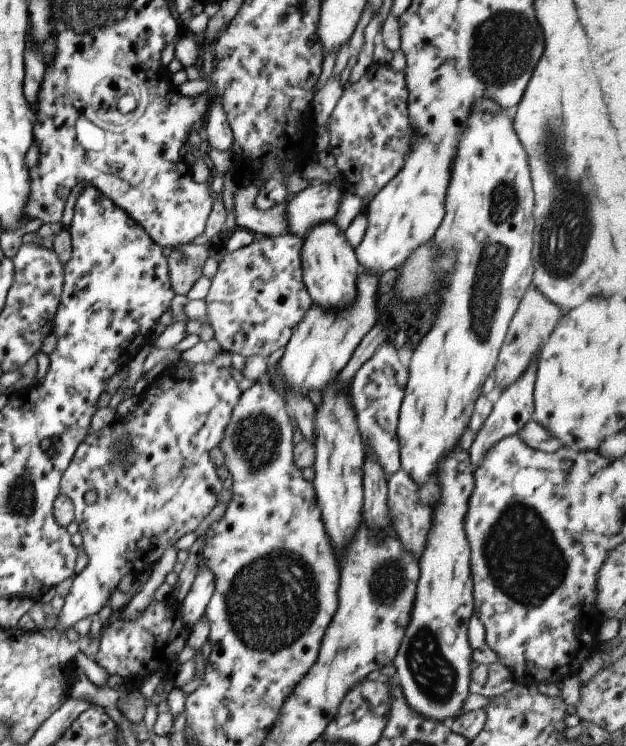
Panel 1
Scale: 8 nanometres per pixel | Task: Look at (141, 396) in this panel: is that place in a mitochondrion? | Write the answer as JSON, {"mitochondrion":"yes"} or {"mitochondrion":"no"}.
{"mitochondrion":"no"}

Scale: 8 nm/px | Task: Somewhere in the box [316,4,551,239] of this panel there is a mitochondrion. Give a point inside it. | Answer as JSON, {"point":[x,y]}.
{"point":[503,44]}

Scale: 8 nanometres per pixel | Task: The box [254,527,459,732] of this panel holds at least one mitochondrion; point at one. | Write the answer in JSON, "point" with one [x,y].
{"point":[386,582]}

